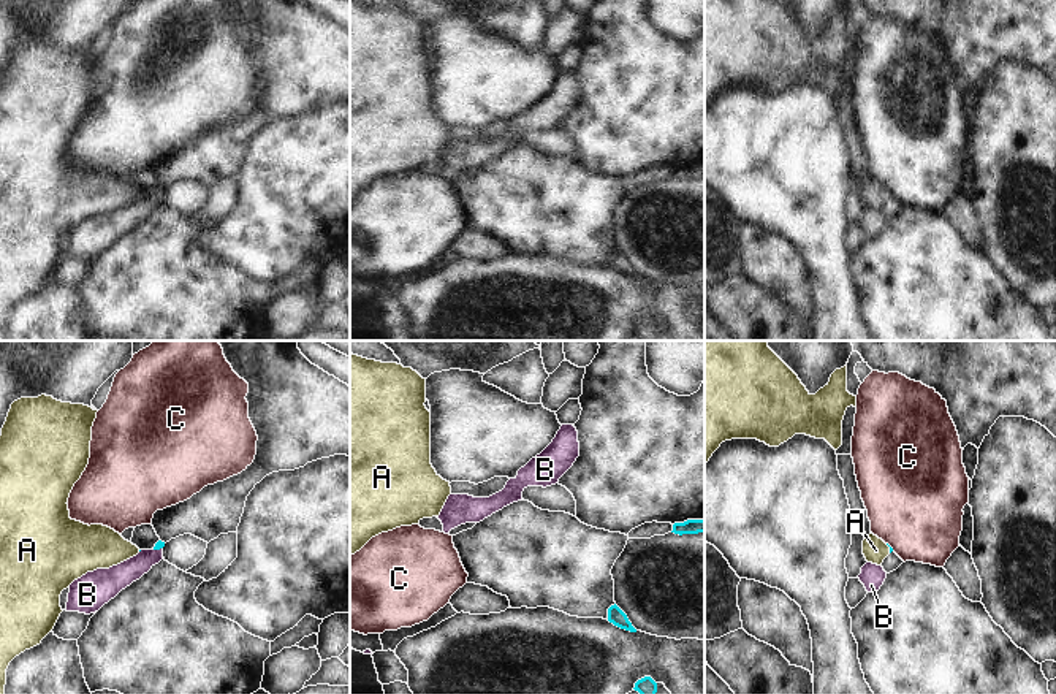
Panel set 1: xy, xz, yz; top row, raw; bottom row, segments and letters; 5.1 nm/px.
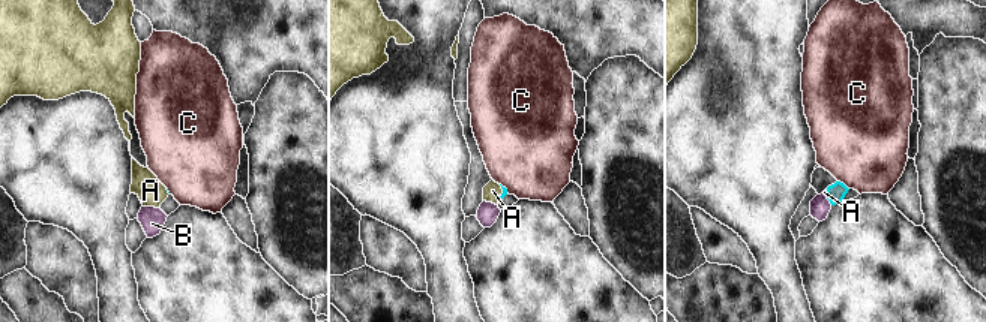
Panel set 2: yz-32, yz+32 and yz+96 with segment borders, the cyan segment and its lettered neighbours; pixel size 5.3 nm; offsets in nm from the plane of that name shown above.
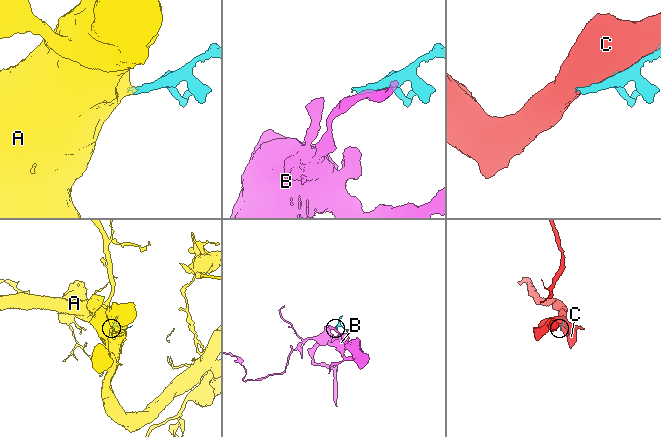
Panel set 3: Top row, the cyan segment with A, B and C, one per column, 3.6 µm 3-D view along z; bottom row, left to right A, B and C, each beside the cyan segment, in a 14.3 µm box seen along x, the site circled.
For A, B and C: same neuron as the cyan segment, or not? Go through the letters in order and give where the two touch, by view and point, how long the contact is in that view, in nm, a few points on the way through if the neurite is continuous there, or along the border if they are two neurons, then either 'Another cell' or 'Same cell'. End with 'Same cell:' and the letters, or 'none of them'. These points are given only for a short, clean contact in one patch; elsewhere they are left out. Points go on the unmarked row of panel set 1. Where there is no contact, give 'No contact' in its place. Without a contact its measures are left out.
A: Touches cyan at yz (890, 194). Shared border 50 nm. Path across: yz (887, 189), (890, 194), (876, 195). Same cell
B: Touches cyan at xy (157, 194). Shared border 50 nm. Boundary: xy (162, 192), (154, 195). Another cell
C: Touches cyan at yz (890, 192). Shared border 60 nm. Another cell
Same cell: A

